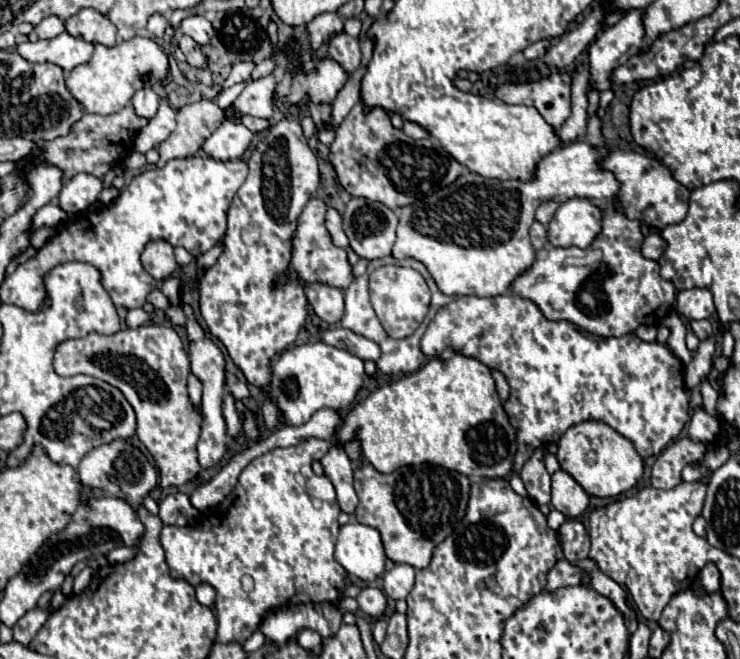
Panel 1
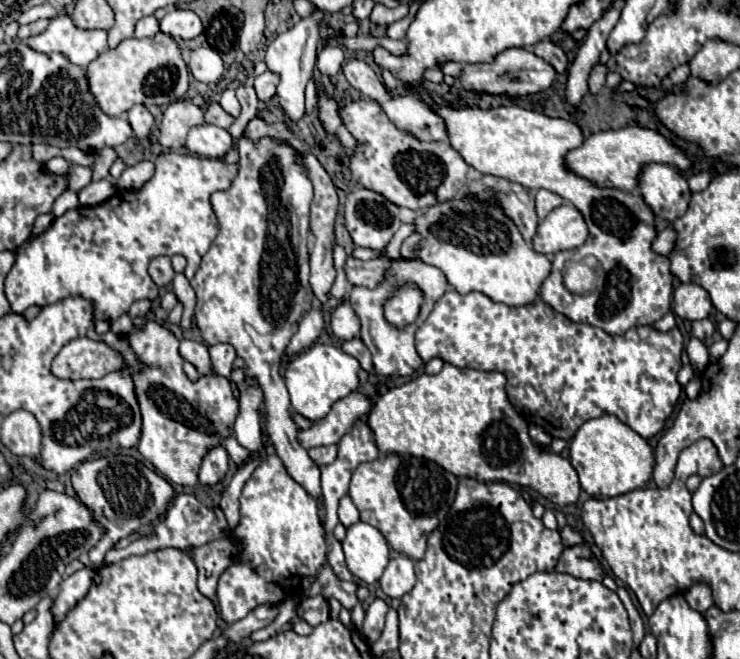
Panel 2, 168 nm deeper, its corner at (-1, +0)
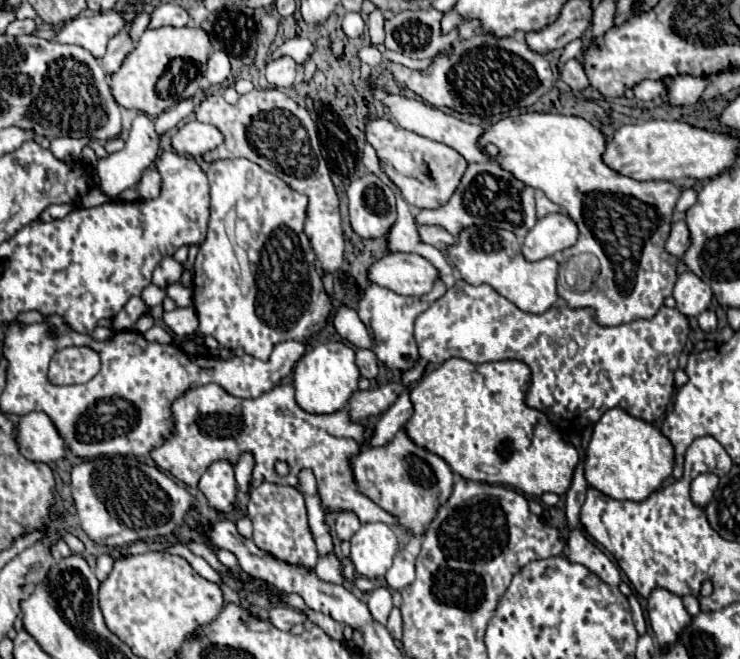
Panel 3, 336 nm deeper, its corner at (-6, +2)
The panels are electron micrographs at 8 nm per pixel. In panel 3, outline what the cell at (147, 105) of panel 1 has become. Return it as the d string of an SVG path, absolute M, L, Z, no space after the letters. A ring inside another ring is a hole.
M139 114L135 120L133 120L133 126L129 130L129 136L127 136L127 142L125 142L125 148L119 150L119 152L113 152L105 158L101 158L97 162L97 174L101 178L101 190L107 194L107 196L117 196L121 194L123 190L127 188L133 188L139 184L141 180L141 174L157 160L159 156L159 136L153 128L153 122L149 120L149 116L145 114Z

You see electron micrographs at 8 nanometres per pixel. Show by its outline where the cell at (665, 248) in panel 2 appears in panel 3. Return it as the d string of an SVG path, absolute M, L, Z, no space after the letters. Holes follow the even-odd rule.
M679 220L671 226L671 236L667 240L667 250L669 254L681 258L685 254L685 250L689 248L689 242L691 242L691 234L689 234L689 228L685 224L685 220Z

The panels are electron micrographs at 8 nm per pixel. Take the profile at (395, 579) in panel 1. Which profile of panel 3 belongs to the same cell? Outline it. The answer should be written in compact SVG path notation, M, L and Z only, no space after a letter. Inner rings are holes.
M411 536L407 546L395 554L393 564L385 576L389 588L403 590L415 580L415 558L419 554L419 546L421 546L421 536Z

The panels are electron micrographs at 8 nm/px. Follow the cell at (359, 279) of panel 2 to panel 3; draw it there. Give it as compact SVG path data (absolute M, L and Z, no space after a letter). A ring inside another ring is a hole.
M395 252L369 268L369 280L405 296L423 296L441 278L439 270L419 254Z

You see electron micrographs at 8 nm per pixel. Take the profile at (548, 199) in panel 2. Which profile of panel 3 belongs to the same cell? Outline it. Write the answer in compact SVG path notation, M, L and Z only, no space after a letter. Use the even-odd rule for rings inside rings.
M537 190L537 194L535 194L535 202L537 202L537 218L543 218L551 212L563 212L563 208L557 206L555 202L551 202L541 190Z

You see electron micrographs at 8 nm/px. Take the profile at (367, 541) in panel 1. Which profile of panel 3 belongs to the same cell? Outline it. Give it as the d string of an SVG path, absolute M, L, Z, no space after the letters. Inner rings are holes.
M381 522L363 524L351 538L351 562L355 570L377 586L385 586L385 572L399 548L393 528Z

